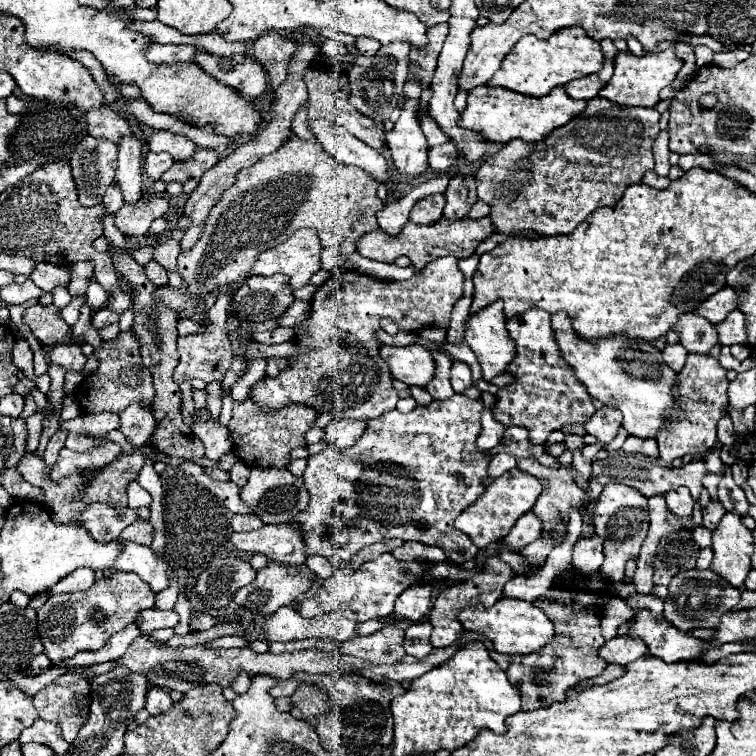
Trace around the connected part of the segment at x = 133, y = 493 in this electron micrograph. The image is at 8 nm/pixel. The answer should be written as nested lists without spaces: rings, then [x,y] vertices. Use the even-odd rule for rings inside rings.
[[[138,482],[128,484],[128,506],[130,508],[149,507],[152,503],[151,495]]]

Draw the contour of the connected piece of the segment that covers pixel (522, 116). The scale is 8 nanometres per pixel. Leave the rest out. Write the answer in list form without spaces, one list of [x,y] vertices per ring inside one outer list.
[[[478,86],[468,94],[468,106],[462,112],[460,126],[482,132],[482,136],[490,142],[508,142],[508,140],[532,140],[540,142],[554,128],[564,126],[570,118],[576,118],[586,108],[586,100],[572,100],[564,86],[552,90],[544,98],[524,98],[524,94],[516,94],[504,88],[488,88]]]

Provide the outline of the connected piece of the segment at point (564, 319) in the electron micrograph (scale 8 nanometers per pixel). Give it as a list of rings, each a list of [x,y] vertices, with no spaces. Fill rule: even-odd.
[[[554,312],[550,316],[550,324],[566,366],[572,368],[574,378],[586,386],[588,394],[604,406],[618,408],[624,414],[622,428],[630,436],[654,438],[660,424],[664,424],[664,416],[676,412],[676,400],[672,398],[676,372],[672,372],[662,362],[662,352],[650,342],[632,340],[624,334],[616,334],[612,338],[584,340],[572,328],[566,312]]]

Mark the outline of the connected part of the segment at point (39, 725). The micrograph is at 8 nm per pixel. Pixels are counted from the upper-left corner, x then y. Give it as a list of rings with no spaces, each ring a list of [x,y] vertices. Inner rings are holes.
[[[40,718],[20,734],[20,742],[40,742],[44,746],[50,746],[56,754],[68,752],[68,742],[62,738],[60,726],[56,722],[44,722]]]

